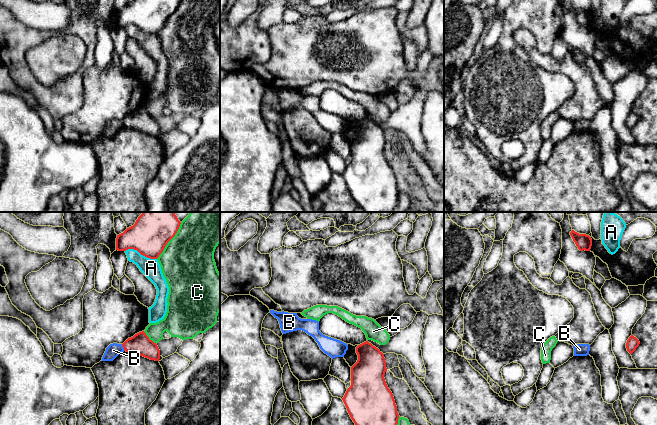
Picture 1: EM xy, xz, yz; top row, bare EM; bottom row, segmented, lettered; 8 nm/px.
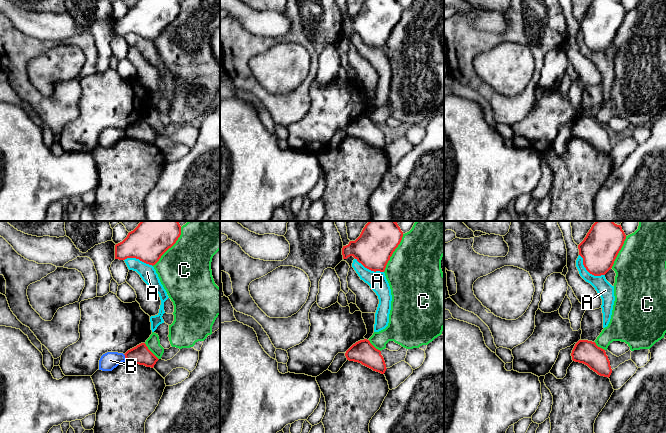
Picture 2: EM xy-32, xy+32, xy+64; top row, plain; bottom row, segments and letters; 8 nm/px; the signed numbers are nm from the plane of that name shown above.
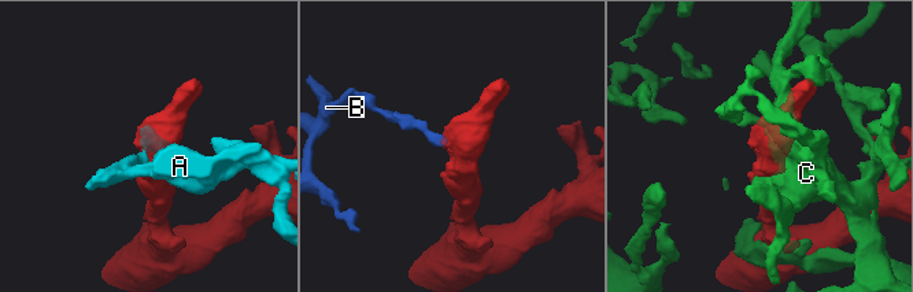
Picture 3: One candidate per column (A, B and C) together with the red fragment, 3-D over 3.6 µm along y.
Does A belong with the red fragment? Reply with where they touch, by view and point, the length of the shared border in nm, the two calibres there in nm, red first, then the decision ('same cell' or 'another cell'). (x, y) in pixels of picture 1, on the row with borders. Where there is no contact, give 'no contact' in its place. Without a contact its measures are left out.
xy (141, 254) | 260 nm | 320/150 nm | another cell

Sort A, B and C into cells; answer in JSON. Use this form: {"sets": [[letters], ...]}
{"sets": [["A"], ["B"], ["C"]]}

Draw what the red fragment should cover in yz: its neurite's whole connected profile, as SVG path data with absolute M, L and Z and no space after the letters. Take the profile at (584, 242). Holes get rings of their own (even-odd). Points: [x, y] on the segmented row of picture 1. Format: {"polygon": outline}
{"polygon": "M574 230L570 232L570 235L580 251L590 251L592 246L592 239L589 235L579 234Z"}

